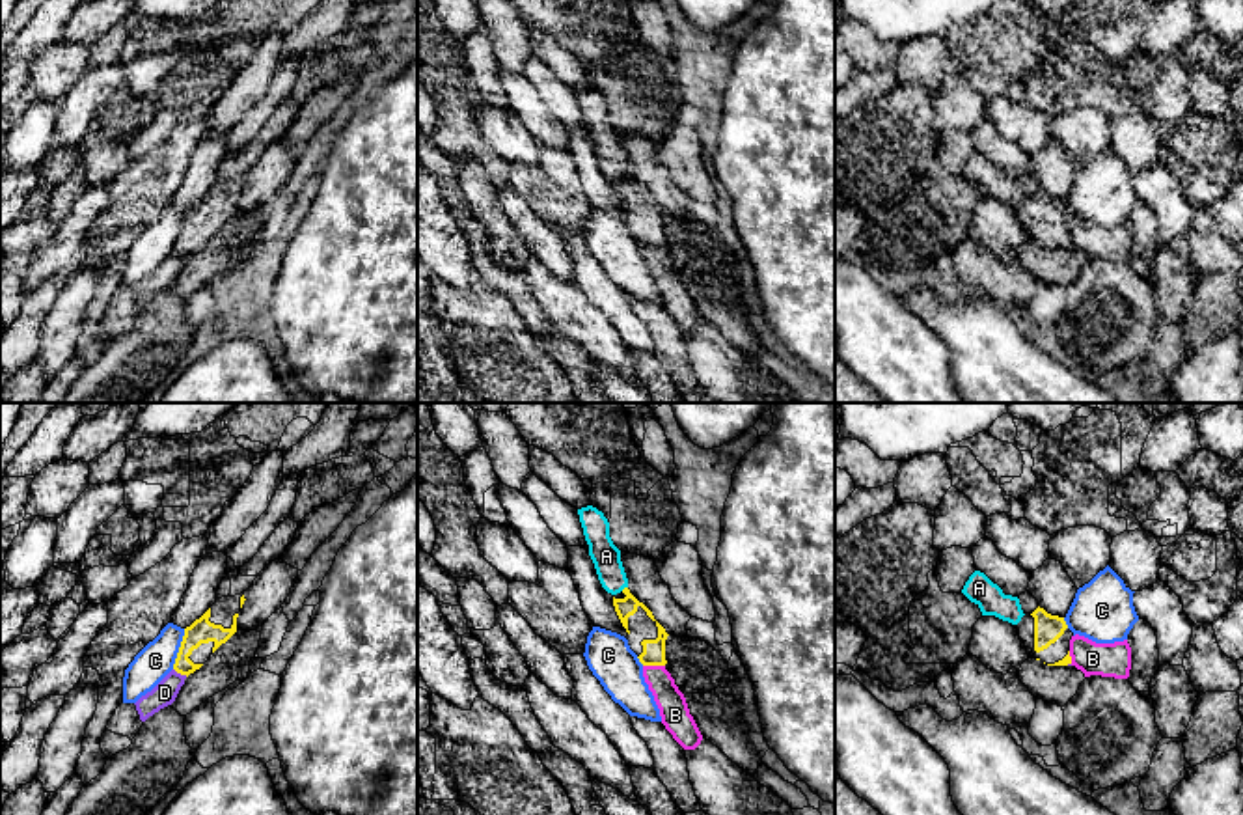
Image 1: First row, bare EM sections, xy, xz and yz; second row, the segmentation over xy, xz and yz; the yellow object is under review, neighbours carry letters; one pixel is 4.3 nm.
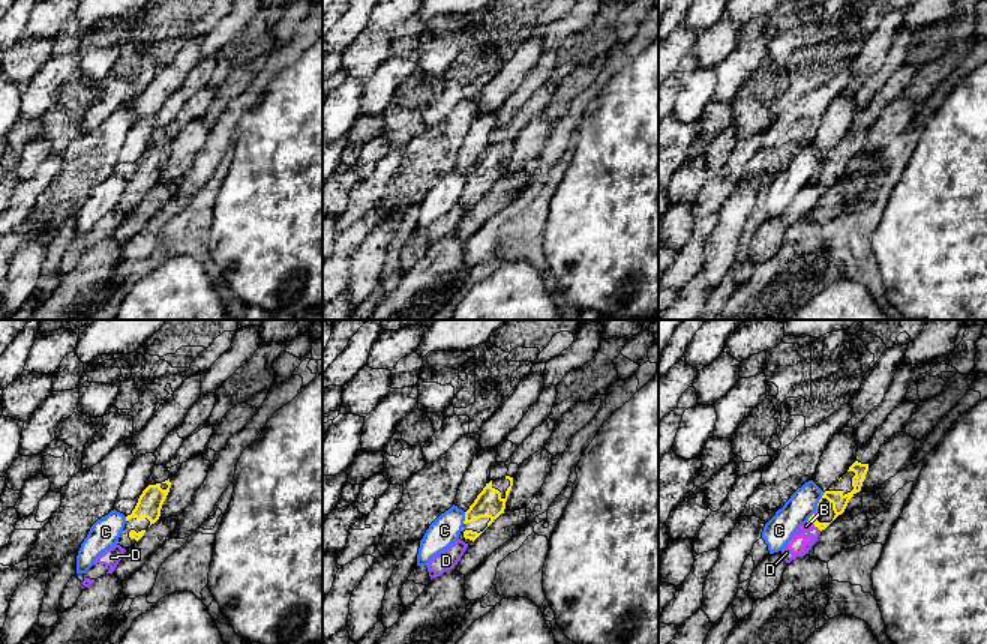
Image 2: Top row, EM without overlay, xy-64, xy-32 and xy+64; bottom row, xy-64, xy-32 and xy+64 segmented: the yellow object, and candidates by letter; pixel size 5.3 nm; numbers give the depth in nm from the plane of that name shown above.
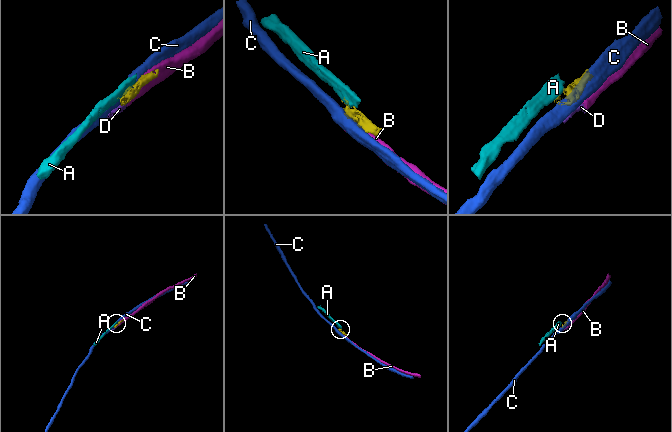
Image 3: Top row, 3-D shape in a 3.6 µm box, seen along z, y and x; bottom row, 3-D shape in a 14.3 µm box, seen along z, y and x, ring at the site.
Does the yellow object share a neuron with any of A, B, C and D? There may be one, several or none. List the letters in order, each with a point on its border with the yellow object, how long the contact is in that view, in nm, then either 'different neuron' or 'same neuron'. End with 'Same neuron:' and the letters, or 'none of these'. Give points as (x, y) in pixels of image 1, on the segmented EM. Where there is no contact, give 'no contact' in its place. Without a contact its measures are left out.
A: xz (625, 588) | 40 nm | different neuron
B: xz (655, 664) | 100 nm | different neuron
C: xy (179, 649) | 190 nm | different neuron
D: xy (181, 674) | 70 nm | different neuron
Same neuron: none of these

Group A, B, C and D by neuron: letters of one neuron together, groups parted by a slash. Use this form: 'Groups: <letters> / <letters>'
Groups: A / B D / C

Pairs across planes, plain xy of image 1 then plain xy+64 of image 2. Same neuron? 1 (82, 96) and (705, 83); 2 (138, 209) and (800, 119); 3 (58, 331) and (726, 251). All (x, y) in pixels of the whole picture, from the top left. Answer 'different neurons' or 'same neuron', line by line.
1: different neurons
2: same neuron
3: same neuron

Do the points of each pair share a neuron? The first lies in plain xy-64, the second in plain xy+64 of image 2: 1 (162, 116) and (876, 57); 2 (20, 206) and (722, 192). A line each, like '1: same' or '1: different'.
1: different
2: same

